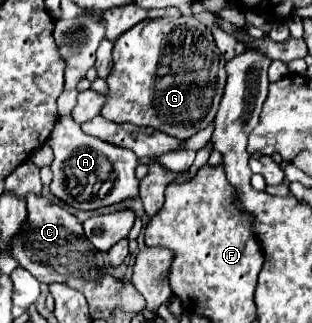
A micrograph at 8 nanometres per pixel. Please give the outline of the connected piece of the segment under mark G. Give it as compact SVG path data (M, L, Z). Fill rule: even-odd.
M185 16L143 20L143 24L135 24L131 32L125 32L123 36L119 36L119 40L115 40L113 62L115 62L113 70L105 80L109 84L105 106L101 110L101 116L105 120L117 124L129 122L135 126L147 126L165 132L177 140L187 140L199 130L213 124L227 80L225 76L227 60L219 54L211 30L207 30L199 20Z

